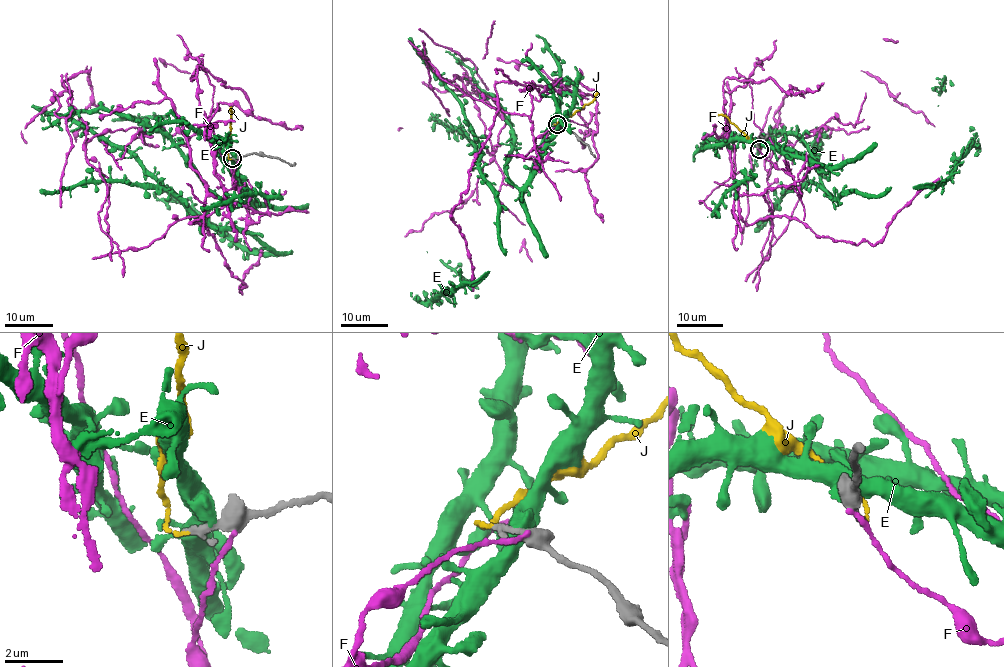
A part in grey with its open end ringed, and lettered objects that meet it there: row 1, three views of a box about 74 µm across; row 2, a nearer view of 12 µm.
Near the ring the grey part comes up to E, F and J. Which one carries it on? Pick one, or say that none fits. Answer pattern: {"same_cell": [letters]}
{"same_cell": []}

